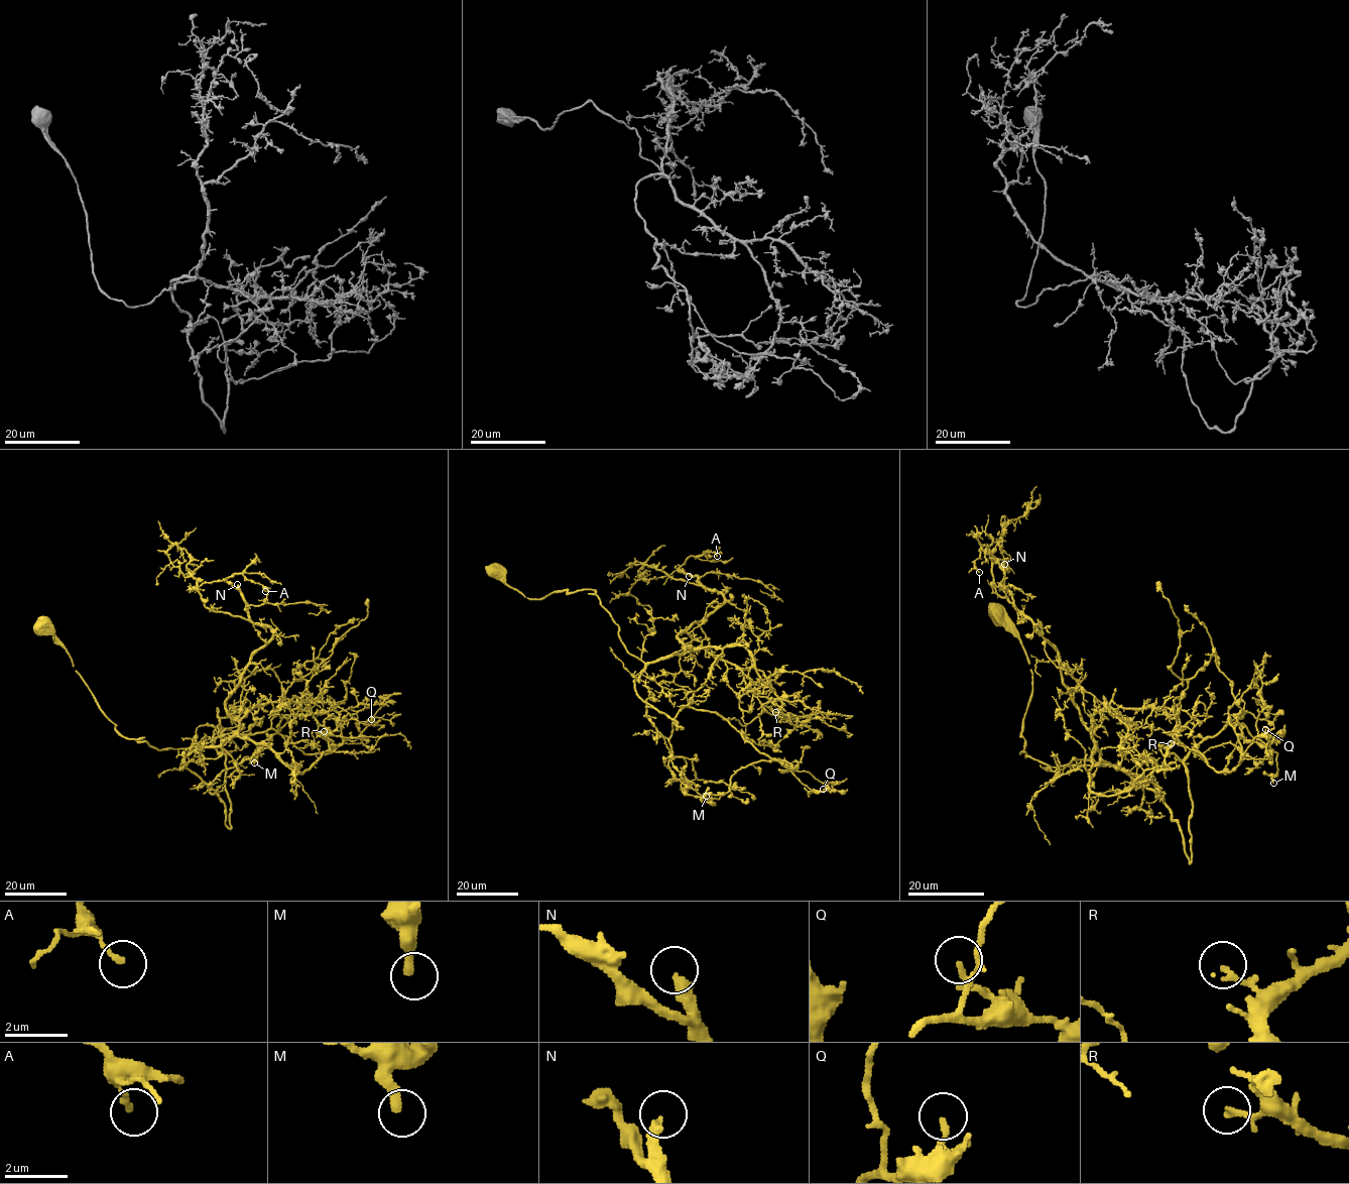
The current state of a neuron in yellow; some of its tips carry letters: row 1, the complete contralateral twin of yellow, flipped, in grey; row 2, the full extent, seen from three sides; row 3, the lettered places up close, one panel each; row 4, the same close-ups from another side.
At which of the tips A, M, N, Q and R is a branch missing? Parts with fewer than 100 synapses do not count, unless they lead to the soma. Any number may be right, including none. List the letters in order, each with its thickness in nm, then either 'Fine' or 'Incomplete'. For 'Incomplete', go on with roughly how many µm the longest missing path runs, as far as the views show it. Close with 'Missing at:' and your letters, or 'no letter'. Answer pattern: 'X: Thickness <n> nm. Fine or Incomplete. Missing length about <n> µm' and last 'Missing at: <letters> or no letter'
A: Thickness 170 nm. Fine
M: Thickness 300 nm. Fine
N: Thickness 320 nm. Incomplete. Missing length about 60 µm
Q: Thickness 180 nm. Fine
R: Thickness 130 nm. Fine
Missing at: N

